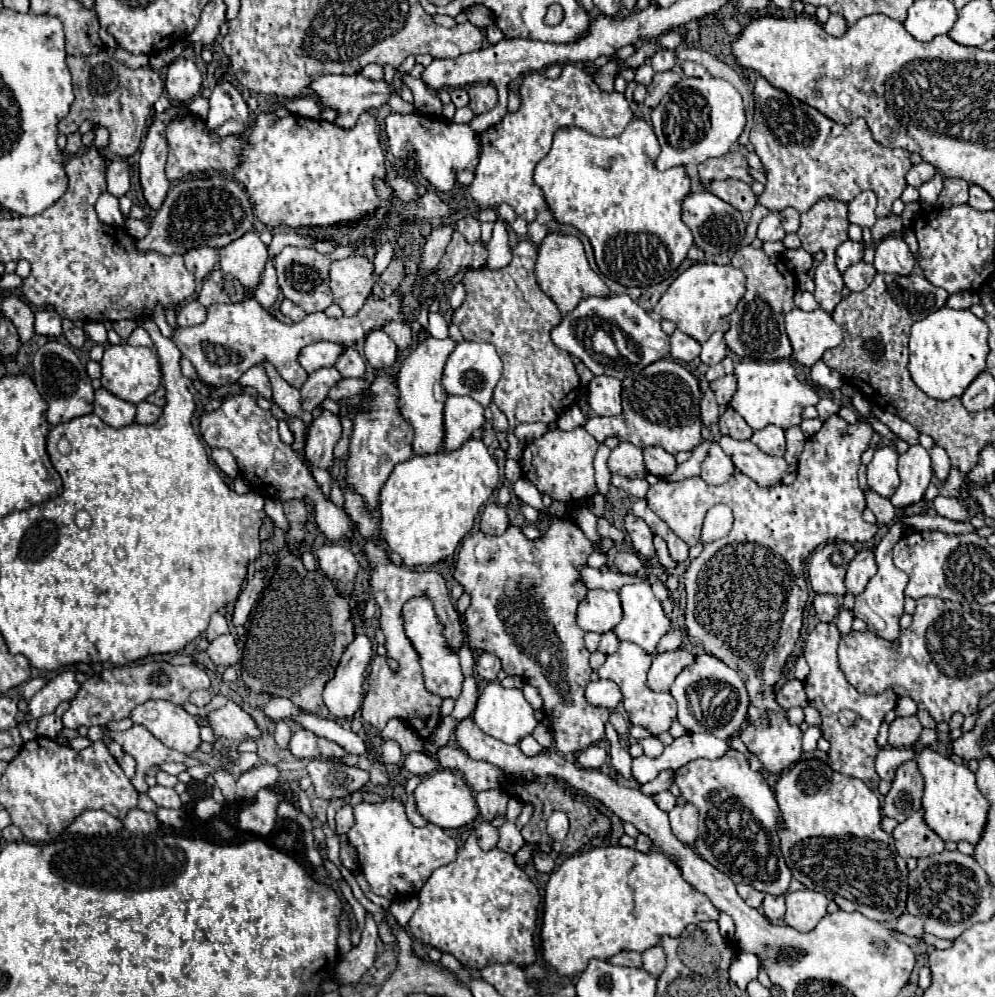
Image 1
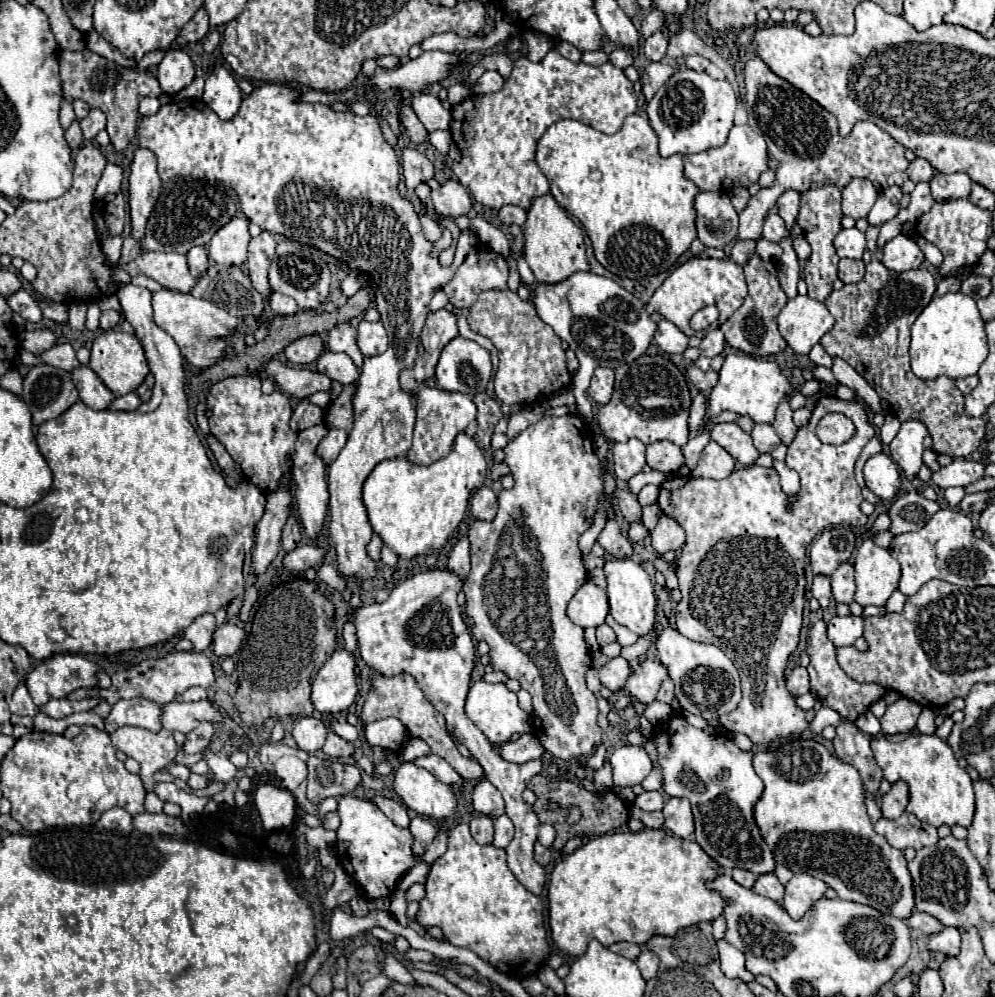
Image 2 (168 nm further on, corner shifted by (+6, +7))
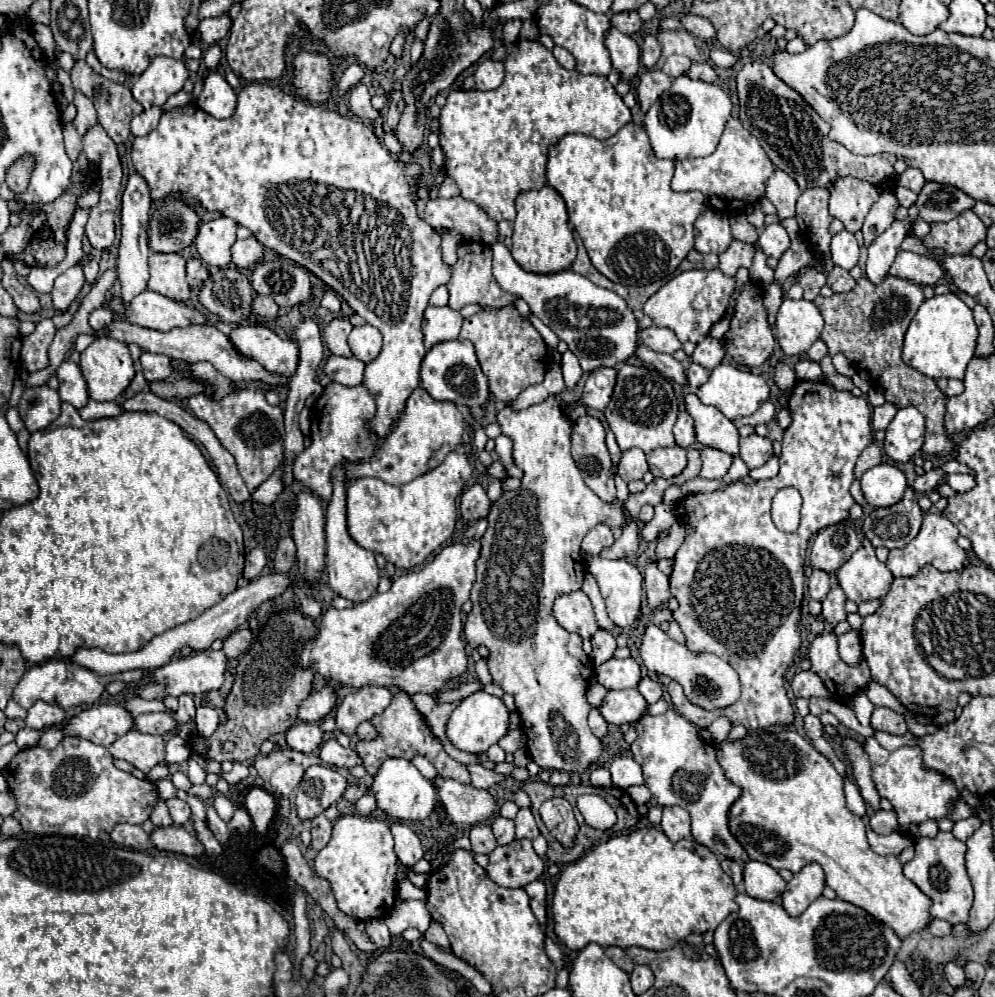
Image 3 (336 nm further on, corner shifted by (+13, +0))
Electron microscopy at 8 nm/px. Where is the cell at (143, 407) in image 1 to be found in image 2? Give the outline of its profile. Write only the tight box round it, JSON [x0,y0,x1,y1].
[109,392,141,410]

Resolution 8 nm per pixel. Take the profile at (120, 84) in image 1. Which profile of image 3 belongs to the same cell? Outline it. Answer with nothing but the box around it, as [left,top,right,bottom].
[70,59,140,143]

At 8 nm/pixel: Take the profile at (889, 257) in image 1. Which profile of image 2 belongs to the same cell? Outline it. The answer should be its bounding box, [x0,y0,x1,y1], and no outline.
[881,234,925,272]

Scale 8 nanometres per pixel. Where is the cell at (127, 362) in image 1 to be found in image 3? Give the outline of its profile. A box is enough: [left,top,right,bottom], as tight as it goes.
[80,337,134,401]

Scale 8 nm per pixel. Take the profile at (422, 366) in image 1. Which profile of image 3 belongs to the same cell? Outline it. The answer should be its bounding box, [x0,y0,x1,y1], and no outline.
[422,307,462,349]

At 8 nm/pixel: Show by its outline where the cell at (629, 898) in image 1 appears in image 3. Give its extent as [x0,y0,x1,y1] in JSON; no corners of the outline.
[552,827,738,951]

